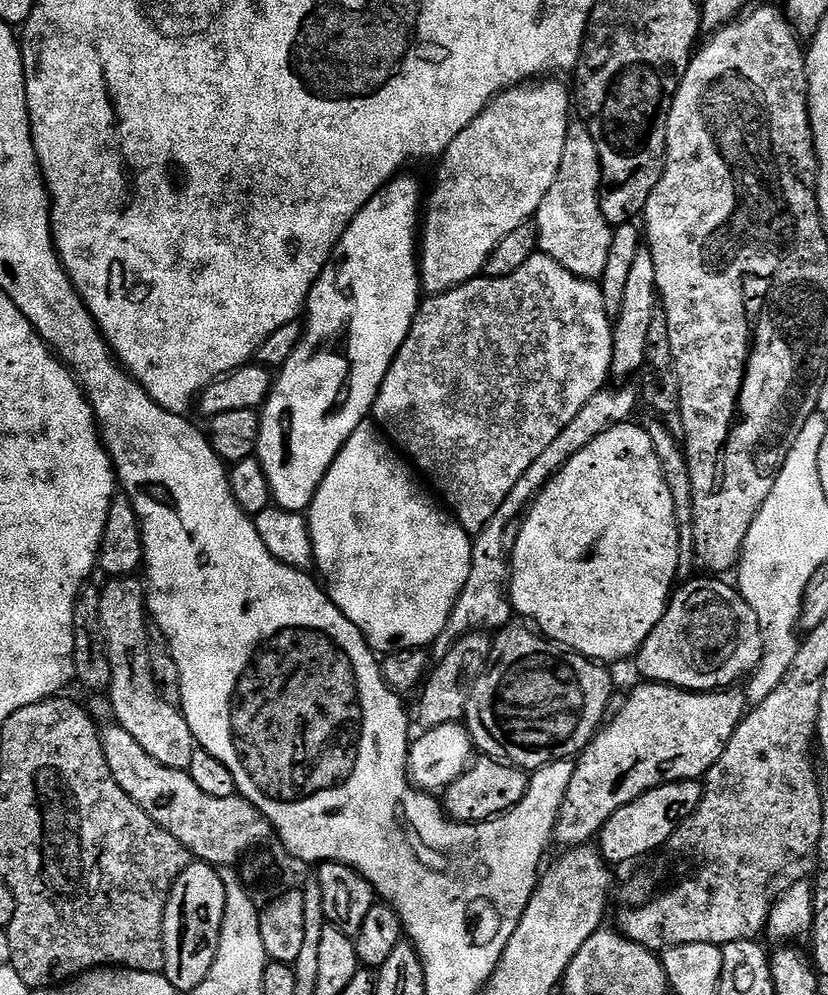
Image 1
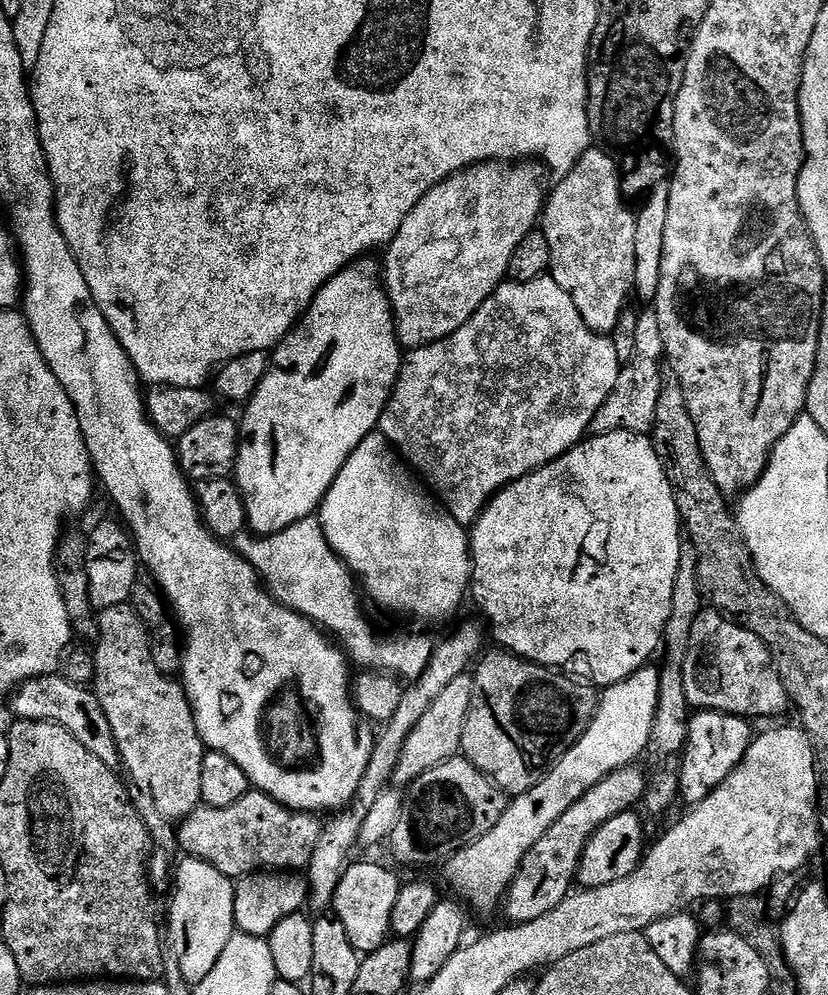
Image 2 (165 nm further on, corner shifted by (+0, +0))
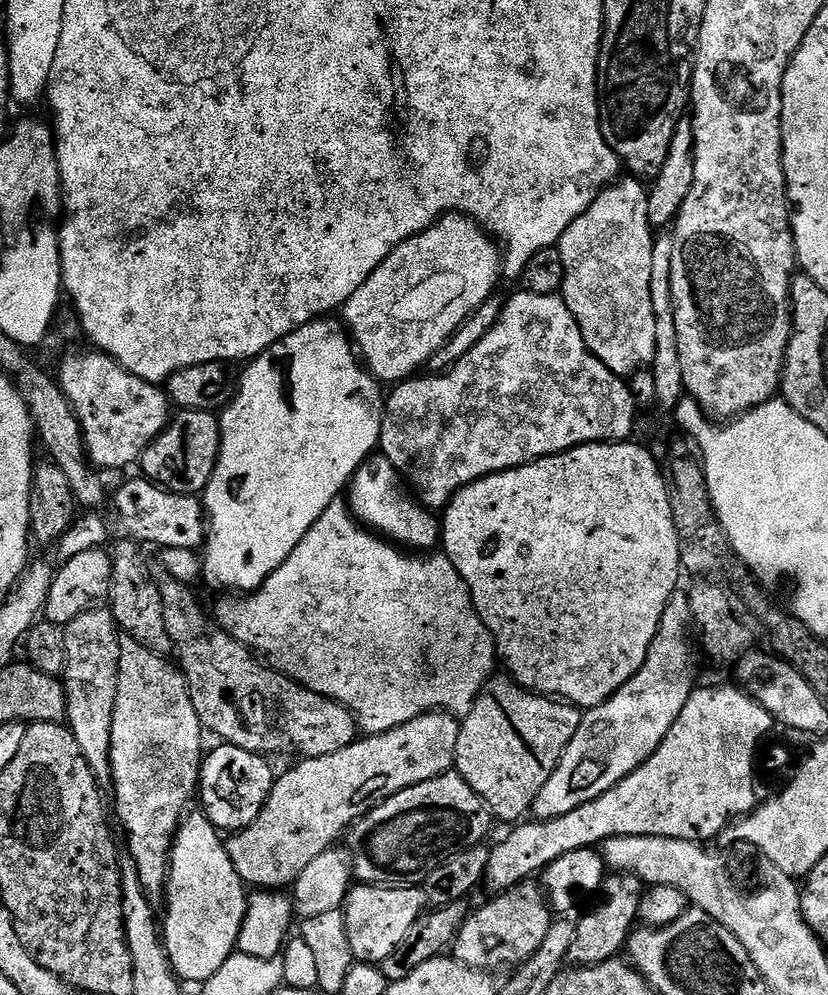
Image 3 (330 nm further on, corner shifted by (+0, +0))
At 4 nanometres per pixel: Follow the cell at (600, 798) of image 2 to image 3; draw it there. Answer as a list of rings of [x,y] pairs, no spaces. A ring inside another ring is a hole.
[[[536,882],[518,884],[510,890],[493,895],[491,899],[489,904],[482,905],[477,912],[475,909],[460,927],[460,933],[454,941],[455,959],[472,968],[485,970],[497,970],[503,964],[519,966],[536,953],[542,942],[546,942],[554,922],[553,909],[541,885]]]

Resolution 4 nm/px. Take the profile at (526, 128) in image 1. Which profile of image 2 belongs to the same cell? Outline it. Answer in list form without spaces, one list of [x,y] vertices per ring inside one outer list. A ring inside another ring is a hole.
[[[528,158],[515,162],[485,160],[482,164],[469,164],[461,172],[455,172],[453,176],[447,176],[442,183],[434,186],[434,190],[427,192],[416,203],[414,210],[410,210],[406,222],[402,222],[398,234],[391,244],[387,245],[385,252],[388,253],[384,256],[384,264],[382,260],[384,291],[388,294],[388,300],[392,304],[392,315],[396,318],[396,336],[400,339],[400,343],[405,349],[420,348],[423,344],[433,344],[436,340],[441,340],[450,334],[454,334],[454,330],[458,330],[462,326],[466,326],[466,322],[470,322],[470,318],[478,310],[478,306],[482,306],[482,302],[486,302],[486,298],[490,298],[493,290],[500,284],[505,283],[508,267],[510,266],[510,258],[514,258],[514,250],[518,250],[518,242],[522,242],[522,238],[526,238],[534,231],[544,211],[546,203],[544,176],[546,177],[545,169],[539,163],[533,162]]]

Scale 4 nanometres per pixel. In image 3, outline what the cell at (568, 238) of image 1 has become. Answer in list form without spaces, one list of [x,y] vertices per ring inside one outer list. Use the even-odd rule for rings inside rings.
[[[617,179],[615,182],[609,184],[607,188],[603,188],[594,198],[592,205],[581,216],[574,218],[574,222],[570,222],[570,226],[562,234],[558,249],[561,254],[562,266],[564,267],[562,295],[566,306],[570,310],[570,314],[574,314],[574,318],[578,322],[578,330],[582,330],[582,338],[586,342],[586,346],[612,373],[616,376],[628,378],[640,369],[647,369],[651,365],[656,353],[656,343],[658,342],[658,324],[654,322],[654,306],[650,302],[650,266],[654,262],[654,229],[650,222],[650,210],[648,209],[649,189],[645,185],[643,188],[640,185],[643,183],[639,179],[624,179]]]

